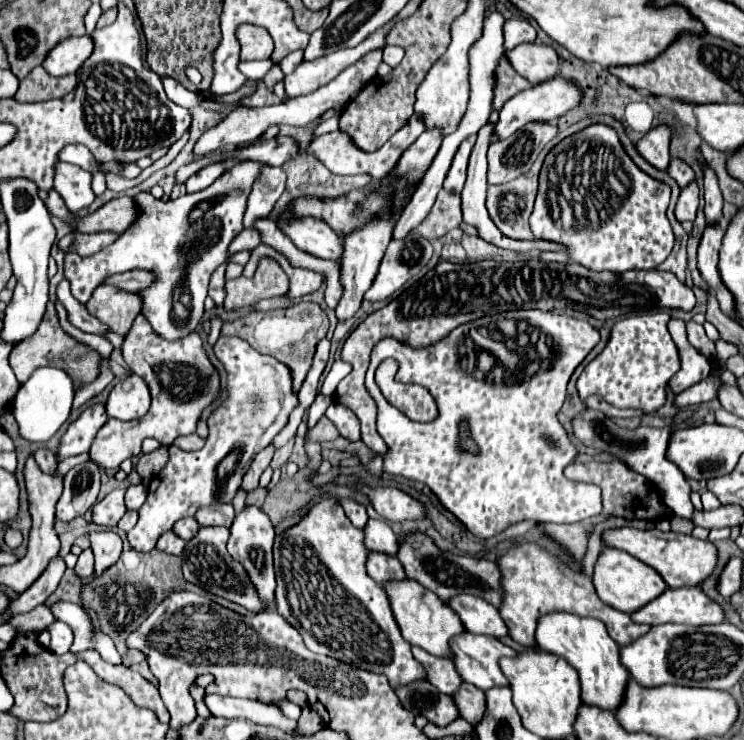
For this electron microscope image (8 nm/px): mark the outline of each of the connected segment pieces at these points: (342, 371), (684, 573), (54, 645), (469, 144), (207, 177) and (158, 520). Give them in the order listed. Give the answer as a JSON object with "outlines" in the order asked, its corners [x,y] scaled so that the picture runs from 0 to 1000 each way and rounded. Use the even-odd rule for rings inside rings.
{"outlines":[[[[453,484],[453,486],[448,489],[445,503],[440,505],[440,511],[437,511],[437,516],[434,516],[431,532],[437,532],[437,535],[448,535],[453,519],[456,519],[469,503],[472,503],[472,492],[469,492],[469,489],[461,489],[458,484]]],[[[821,714],[808,722],[813,738],[837,743],[856,757],[867,759],[870,765],[880,768],[894,789],[899,795],[913,795],[913,792],[940,792],[942,784],[948,784],[961,762],[964,762],[964,743],[953,730],[937,730],[923,722],[907,722],[907,719],[888,719],[888,716],[859,716],[859,714]]],[[[74,838],[71,843],[63,846],[63,854],[69,857],[69,873],[66,873],[66,878],[74,886],[82,886],[82,884],[93,881],[95,868],[98,868],[98,854],[95,854],[95,849],[87,841]]],[[[633,181],[630,186],[625,186],[612,208],[603,232],[595,247],[598,257],[609,257],[609,259],[620,261],[628,238],[628,224],[630,219],[630,208],[638,197],[641,181]]],[[[294,222],[292,227],[289,224],[273,227],[267,235],[259,235],[259,241],[251,243],[251,259],[267,259],[267,257],[281,254],[300,232],[305,232],[302,222]]],[[[298,454],[289,465],[289,478],[305,500],[308,538],[284,559],[281,565],[281,589],[276,603],[265,611],[249,611],[238,603],[227,605],[227,624],[222,632],[203,649],[198,659],[198,676],[187,689],[187,705],[179,716],[171,719],[173,735],[184,746],[203,746],[214,724],[233,714],[233,708],[249,697],[262,697],[273,684],[284,684],[289,676],[310,678],[324,657],[329,638],[335,635],[337,622],[353,605],[353,589],[372,589],[386,573],[391,554],[397,551],[399,535],[391,527],[391,503],[378,489],[370,489],[364,481],[353,481],[320,455]],[[316,611],[321,624],[316,638],[305,646],[292,646],[292,632],[297,622]]]]}

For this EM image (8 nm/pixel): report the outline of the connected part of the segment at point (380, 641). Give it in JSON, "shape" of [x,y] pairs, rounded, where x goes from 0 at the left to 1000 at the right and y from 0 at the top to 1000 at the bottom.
{"shape":[[[431,670],[423,681],[415,684],[413,695],[410,695],[397,711],[391,711],[388,716],[383,716],[383,719],[378,719],[378,722],[370,724],[370,738],[367,738],[370,778],[372,778],[370,819],[372,819],[375,830],[378,830],[380,835],[386,835],[386,841],[388,841],[397,851],[402,851],[402,857],[405,857],[407,865],[410,865],[410,873],[413,873],[415,878],[421,878],[423,884],[437,884],[437,886],[445,886],[445,889],[450,889],[450,892],[458,892],[458,895],[483,900],[483,903],[488,903],[488,905],[517,911],[517,914],[523,916],[526,930],[531,930],[531,927],[544,927],[544,924],[552,924],[552,922],[558,922],[558,919],[563,919],[563,916],[571,916],[569,900],[563,900],[563,895],[558,895],[558,889],[555,889],[555,884],[552,884],[552,873],[542,865],[539,851],[536,851],[536,846],[534,846],[534,841],[531,841],[531,835],[528,835],[528,830],[526,830],[526,819],[523,819],[523,814],[520,814],[517,797],[493,776],[493,768],[491,768],[493,749],[496,749],[496,743],[488,738],[488,719],[485,719],[483,714],[477,714],[477,711],[469,705],[469,700],[464,697],[464,692],[461,692],[456,676],[448,673],[448,670]]]}

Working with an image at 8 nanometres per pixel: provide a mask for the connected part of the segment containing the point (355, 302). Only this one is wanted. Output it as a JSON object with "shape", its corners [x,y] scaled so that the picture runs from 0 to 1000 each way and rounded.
{"shape":[[[509,295],[509,300],[496,300],[493,305],[485,305],[483,311],[477,311],[477,316],[464,322],[464,343],[461,343],[461,354],[458,354],[464,395],[461,395],[456,414],[450,416],[456,435],[474,430],[477,422],[483,419],[491,395],[499,389],[499,384],[509,368],[509,357],[515,351],[520,330],[526,327],[531,300],[534,300],[534,295],[526,295],[526,300],[520,300],[520,295]]]}

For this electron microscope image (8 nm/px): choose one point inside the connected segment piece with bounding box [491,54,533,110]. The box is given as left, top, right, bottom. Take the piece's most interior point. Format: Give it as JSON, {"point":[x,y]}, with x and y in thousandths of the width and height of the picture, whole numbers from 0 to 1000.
{"point":[681,112]}

